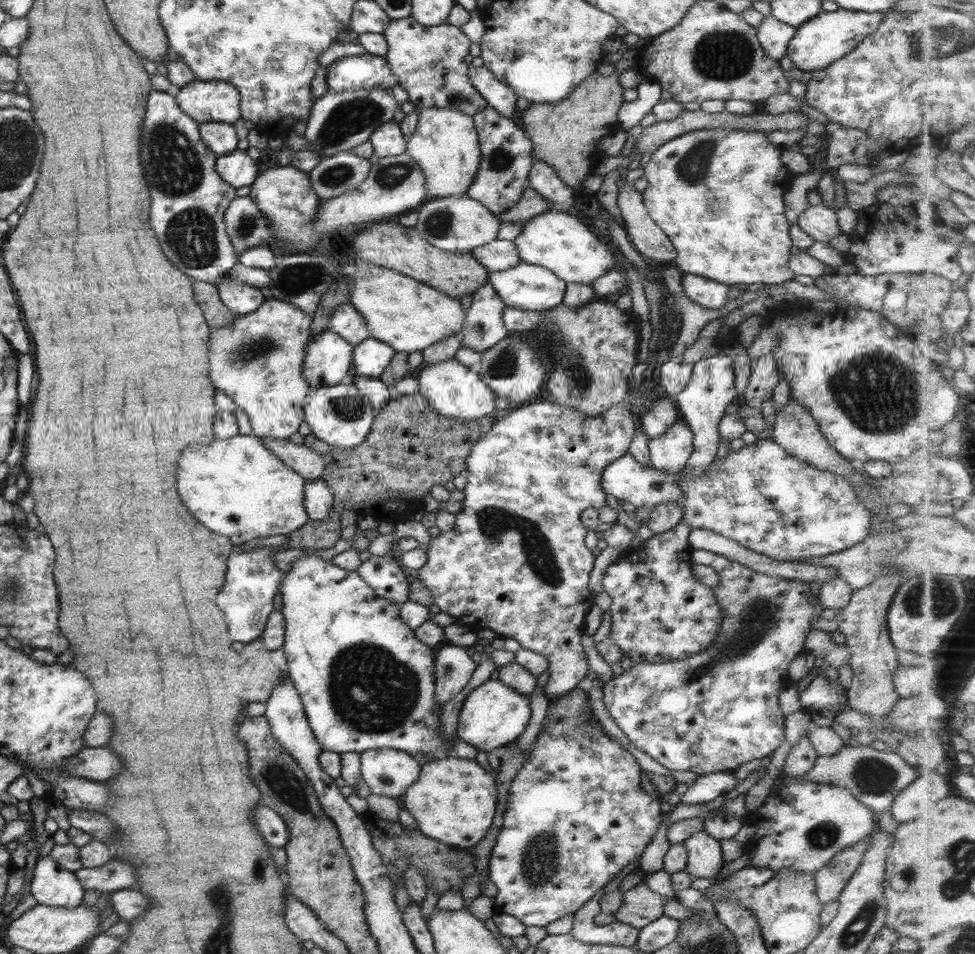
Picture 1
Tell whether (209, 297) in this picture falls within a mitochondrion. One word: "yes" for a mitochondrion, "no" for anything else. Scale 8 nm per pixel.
no

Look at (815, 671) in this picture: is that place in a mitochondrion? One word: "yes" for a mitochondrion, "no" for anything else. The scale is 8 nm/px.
no

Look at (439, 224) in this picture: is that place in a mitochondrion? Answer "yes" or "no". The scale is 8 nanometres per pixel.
yes

